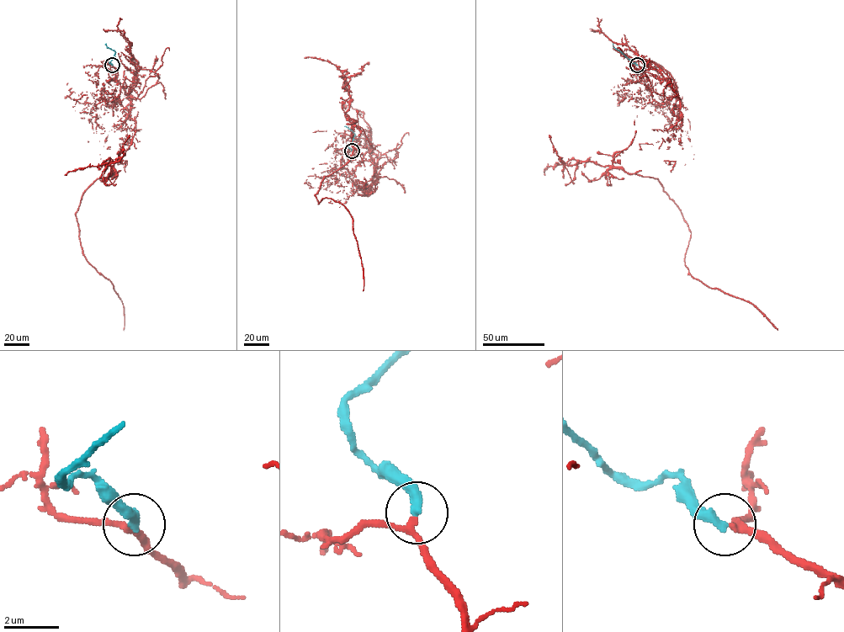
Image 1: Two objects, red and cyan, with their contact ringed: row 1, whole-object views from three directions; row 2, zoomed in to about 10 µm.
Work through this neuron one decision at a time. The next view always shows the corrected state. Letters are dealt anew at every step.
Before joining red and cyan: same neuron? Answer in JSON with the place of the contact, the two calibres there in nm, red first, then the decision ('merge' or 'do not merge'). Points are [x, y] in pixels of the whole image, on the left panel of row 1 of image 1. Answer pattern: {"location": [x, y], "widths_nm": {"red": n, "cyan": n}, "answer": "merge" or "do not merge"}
{"location": [112, 65], "widths_nm": {"red": 200, "cyan": 360}, "answer": "merge"}

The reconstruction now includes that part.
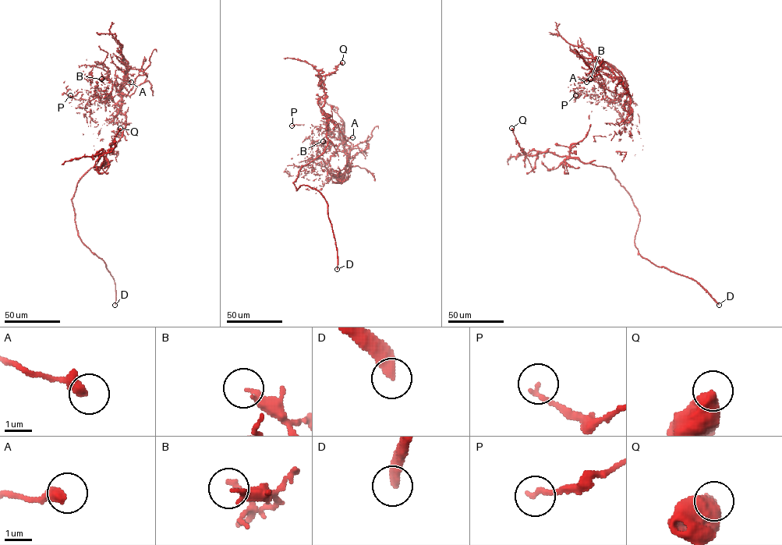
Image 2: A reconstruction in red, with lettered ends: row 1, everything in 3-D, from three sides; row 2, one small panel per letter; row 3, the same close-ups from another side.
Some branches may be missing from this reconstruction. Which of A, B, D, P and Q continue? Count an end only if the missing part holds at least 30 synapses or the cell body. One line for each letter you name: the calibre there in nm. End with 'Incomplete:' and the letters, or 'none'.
D: Thickness 420 nm
Incomplete: D

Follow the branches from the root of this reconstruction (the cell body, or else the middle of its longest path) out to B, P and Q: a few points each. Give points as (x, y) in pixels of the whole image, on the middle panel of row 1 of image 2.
B: (337, 123), (340, 182), (342, 141), (328, 132), (328, 153), (323, 141)
P: (337, 123), (347, 140), (326, 141), (325, 139), (329, 134), (327, 129), (312, 131), (303, 124), (291, 125)
Q: (337, 123), (328, 120), (321, 112), (325, 92), (321, 78), (334, 72), (336, 66), (342, 62)

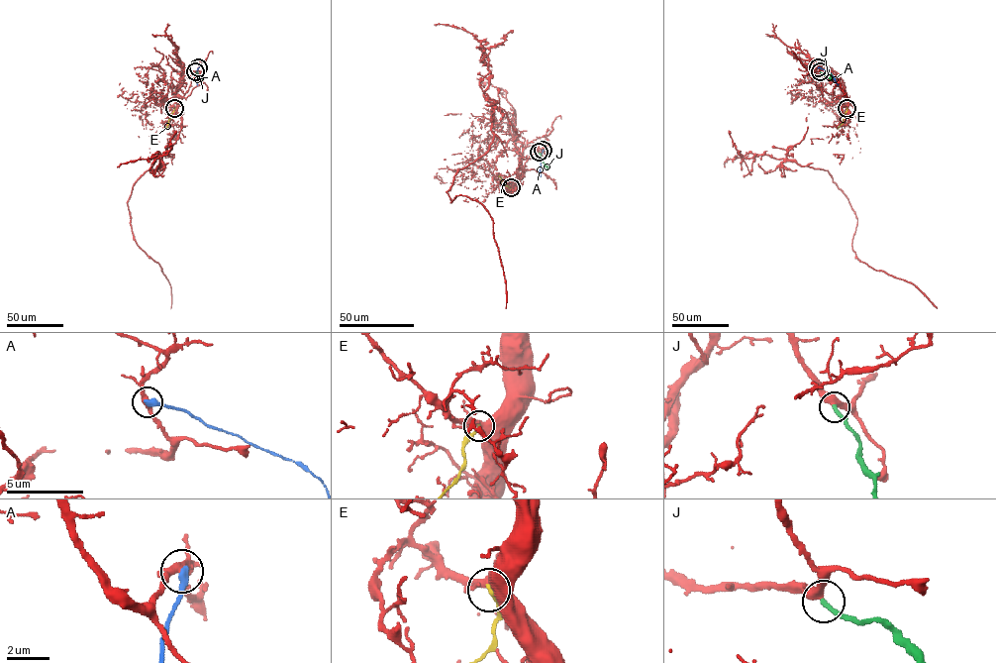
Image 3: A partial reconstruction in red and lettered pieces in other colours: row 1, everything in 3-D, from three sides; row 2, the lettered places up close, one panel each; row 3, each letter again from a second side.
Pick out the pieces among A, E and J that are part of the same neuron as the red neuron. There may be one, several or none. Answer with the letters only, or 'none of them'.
J

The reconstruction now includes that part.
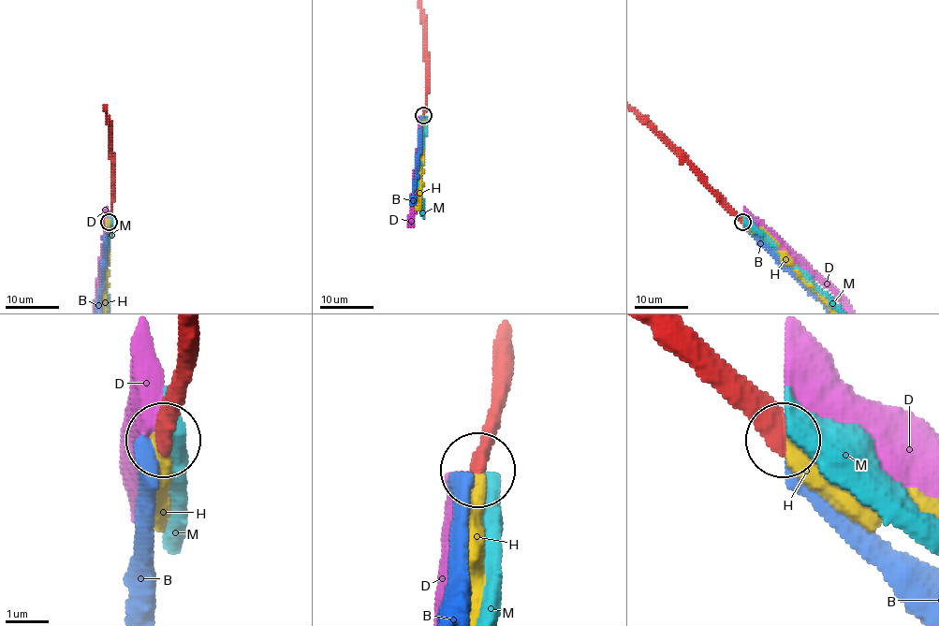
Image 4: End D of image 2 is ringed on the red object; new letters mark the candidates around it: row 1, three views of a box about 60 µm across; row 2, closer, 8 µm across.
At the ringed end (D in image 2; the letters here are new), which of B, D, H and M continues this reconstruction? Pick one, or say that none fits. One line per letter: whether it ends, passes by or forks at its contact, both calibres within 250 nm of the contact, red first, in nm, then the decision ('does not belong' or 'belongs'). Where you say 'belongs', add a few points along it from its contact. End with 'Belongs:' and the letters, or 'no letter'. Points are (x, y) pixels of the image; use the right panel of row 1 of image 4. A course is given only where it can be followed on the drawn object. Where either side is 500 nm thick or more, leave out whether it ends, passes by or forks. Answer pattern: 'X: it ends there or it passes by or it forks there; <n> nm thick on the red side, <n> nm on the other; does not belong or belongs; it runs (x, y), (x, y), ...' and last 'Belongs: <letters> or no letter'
B: 440 nm thick on the red side, 550 nm on the other; does not belong
D: 500 nm thick on the red side, 650 nm on the other; does not belong
H: 480 nm thick on the red side, 550 nm on the other; belongs
M: 500 nm thick on the red side, 550 nm on the other; does not belong
Belongs: H

